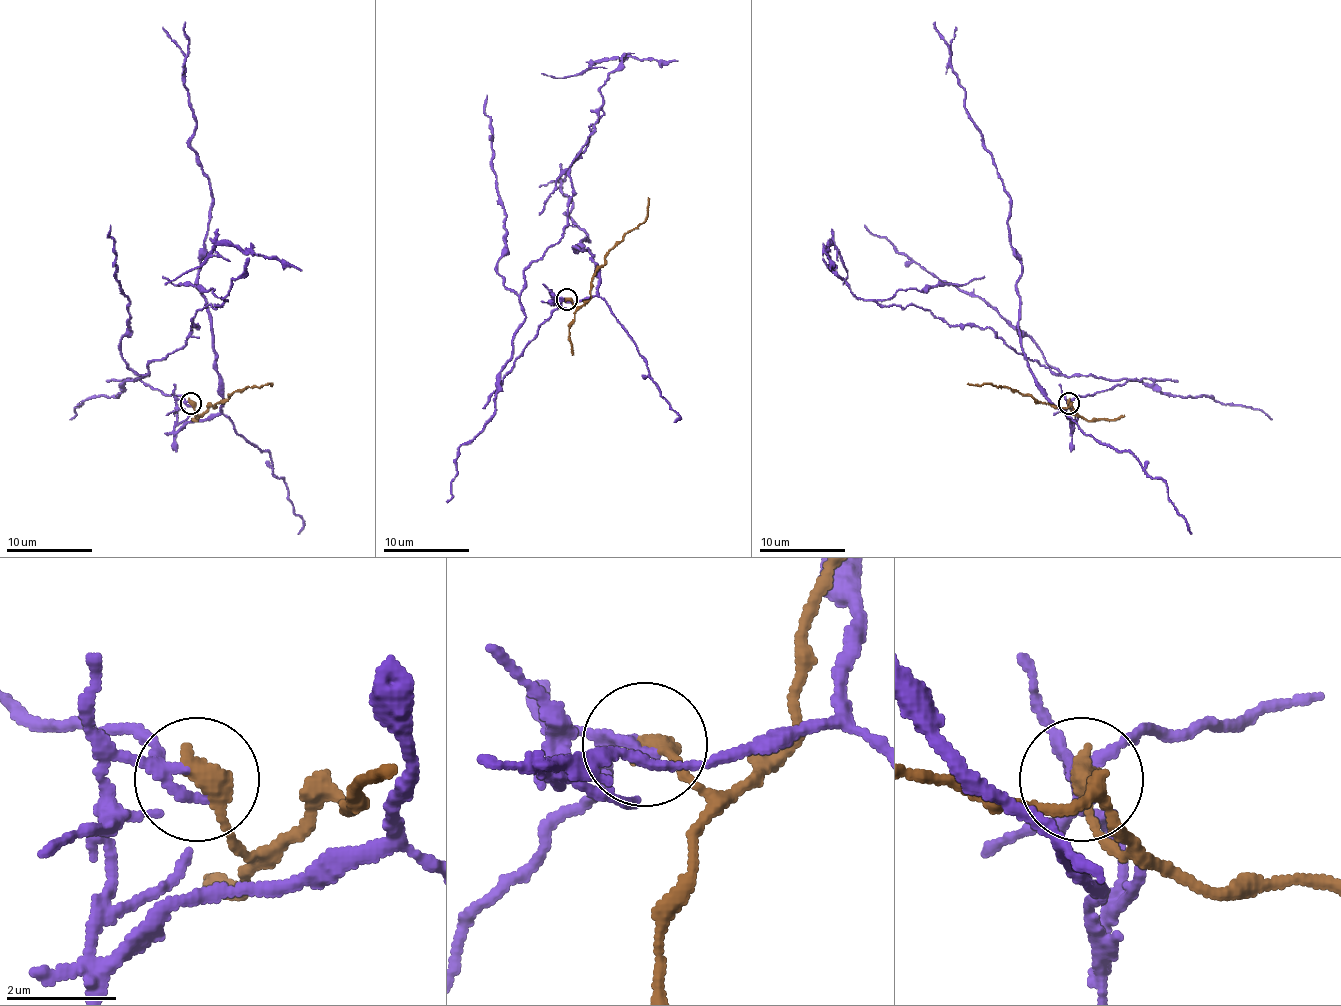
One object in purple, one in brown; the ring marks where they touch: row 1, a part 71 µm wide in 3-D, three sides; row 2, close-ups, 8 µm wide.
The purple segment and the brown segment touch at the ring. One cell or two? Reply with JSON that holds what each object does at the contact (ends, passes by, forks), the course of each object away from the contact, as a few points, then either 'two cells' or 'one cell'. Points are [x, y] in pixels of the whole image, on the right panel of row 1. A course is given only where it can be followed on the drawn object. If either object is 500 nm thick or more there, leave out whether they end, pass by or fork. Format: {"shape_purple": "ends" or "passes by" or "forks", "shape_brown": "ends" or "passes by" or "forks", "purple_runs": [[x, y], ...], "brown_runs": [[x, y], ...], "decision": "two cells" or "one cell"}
{"shape_purple": "forks", "shape_brown": "ends", "purple_runs": [[1069, 405], [1129, 379], [1054, 375], [990, 328], [857, 298], [823, 259], [832, 244], [842, 285]], "brown_runs": [[1069, 403], [1069, 409], [1075, 413], [1067, 407], [1052, 407], [1033, 396], [990, 383], [966, 383]], "decision": "two cells"}

